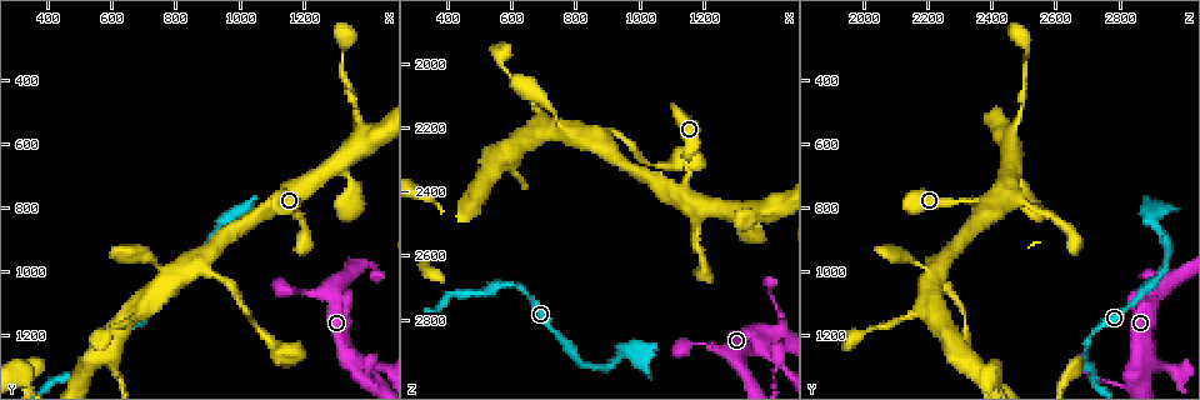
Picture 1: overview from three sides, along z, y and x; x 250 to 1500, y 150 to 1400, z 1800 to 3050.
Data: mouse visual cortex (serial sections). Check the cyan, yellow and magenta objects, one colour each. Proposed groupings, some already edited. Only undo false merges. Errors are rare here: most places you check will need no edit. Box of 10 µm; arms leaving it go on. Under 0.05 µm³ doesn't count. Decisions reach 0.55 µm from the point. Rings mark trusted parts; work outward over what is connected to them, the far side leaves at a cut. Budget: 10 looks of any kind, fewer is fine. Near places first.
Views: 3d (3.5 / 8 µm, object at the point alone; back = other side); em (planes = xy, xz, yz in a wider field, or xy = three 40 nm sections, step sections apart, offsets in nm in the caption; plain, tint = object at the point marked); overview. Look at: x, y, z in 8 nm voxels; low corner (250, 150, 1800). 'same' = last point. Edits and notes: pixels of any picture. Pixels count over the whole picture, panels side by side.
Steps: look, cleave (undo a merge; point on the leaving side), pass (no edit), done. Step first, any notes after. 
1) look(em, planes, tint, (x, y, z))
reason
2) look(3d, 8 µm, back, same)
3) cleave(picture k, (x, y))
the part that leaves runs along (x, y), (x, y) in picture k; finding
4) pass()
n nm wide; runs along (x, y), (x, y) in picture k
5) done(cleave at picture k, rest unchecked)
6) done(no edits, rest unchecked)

look(3d, 3.5 µm, (1210, 1070, 2880))
narrows sharply

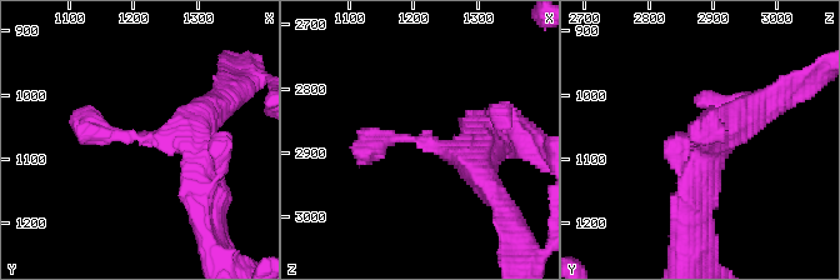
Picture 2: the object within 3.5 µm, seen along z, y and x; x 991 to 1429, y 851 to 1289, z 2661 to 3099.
look(em, xy, step 3, tint, (1200, 1070, 2880))
now the EM

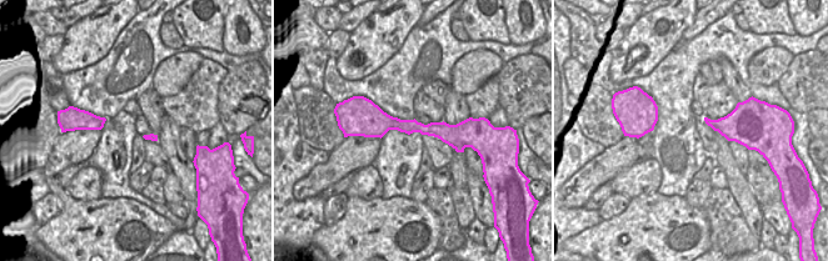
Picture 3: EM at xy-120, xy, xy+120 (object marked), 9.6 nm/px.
look(em, xy, step 2, tint, same)

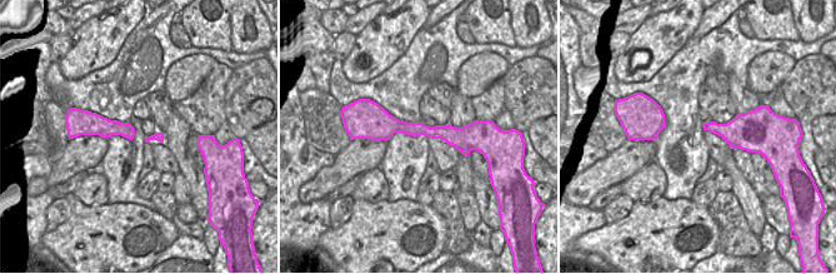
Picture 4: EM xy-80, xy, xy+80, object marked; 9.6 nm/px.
pass()
runs along (199, 159), (76, 114) in picture 2; continuous, no second cell

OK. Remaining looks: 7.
look(3d, 3.5 µm, (1350, 1290, 2870))
two arms at a narrow angle

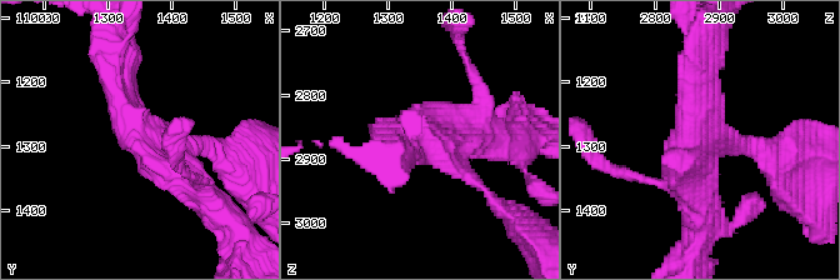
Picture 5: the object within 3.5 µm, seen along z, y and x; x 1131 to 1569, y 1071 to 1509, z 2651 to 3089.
look(em, planes, tint, (1350, 1290, 2860))
4 arms; arms of 200, 300, 350, 400 nm; shape alone is not enough

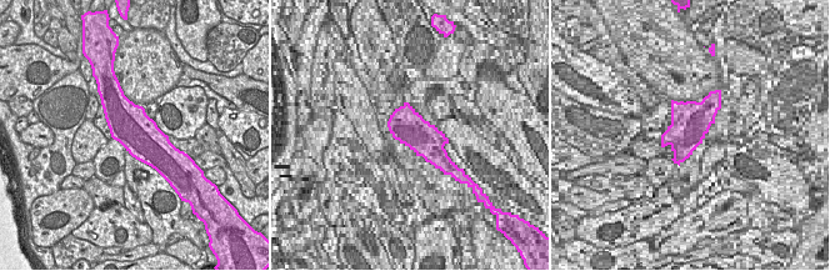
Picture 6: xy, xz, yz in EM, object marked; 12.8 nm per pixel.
pass()
runs along (109, 56), (140, 141), (198, 184) in picture 5; one cell here

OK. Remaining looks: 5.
look(3d, 3.5 µm, (1180, 780, 2500))
calibre changes

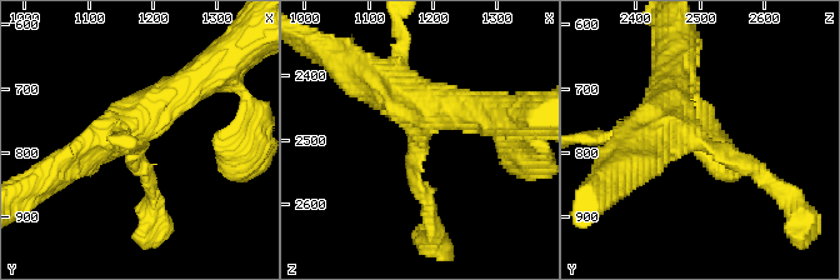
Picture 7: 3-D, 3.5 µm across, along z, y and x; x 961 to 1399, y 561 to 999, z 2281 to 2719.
look(em, xy, step 5, tint, (1180, 785, 2500))
arms of 200, 500 nm; now the EM

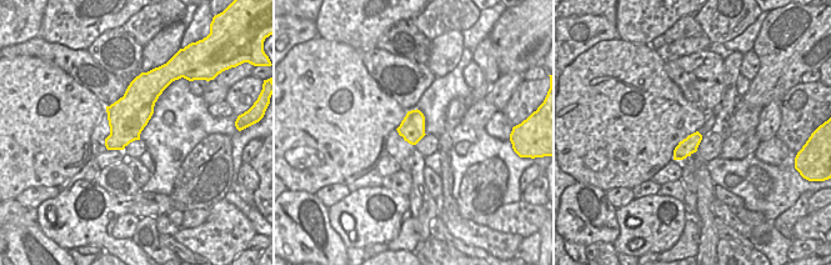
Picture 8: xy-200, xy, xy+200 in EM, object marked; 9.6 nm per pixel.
pass()
runs along (644, 126), (663, 119), (769, 180) in picture 7; continuous, no second cell

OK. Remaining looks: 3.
look(3d, 3.5 µm, (890, 980, 2210))
arms part here

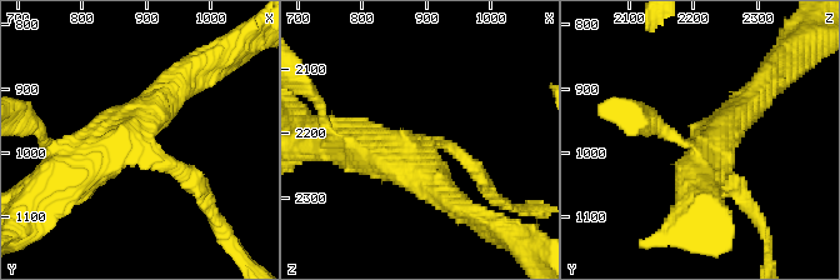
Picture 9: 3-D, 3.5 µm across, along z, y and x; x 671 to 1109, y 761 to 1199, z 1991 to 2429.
look(em, planes, tint, (890, 985, 2220))
3 arms; arms of 200, 400, 600 nm

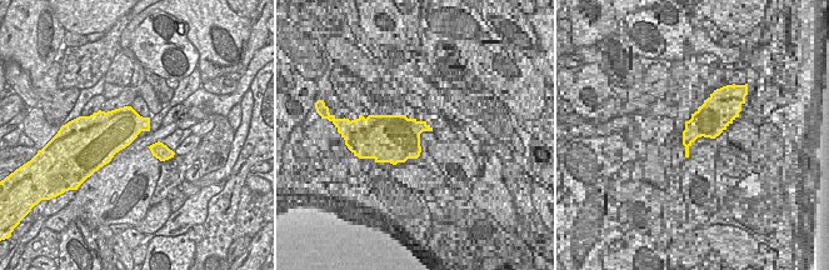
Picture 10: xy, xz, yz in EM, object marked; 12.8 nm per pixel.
pass()
one cell here

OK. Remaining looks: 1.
done(no edits, rest unchecked)

